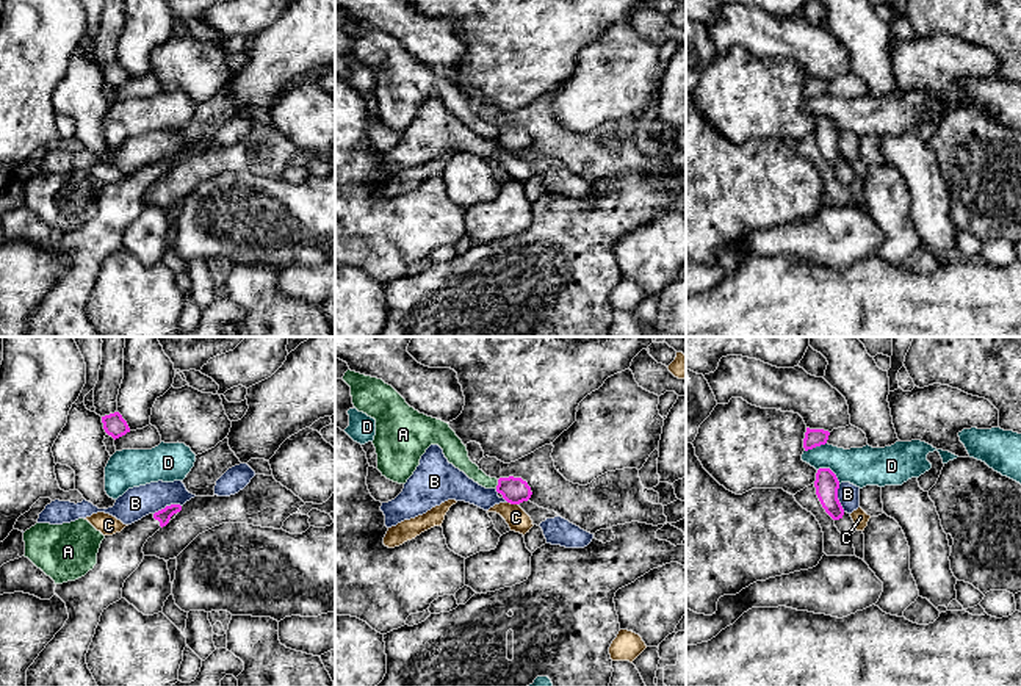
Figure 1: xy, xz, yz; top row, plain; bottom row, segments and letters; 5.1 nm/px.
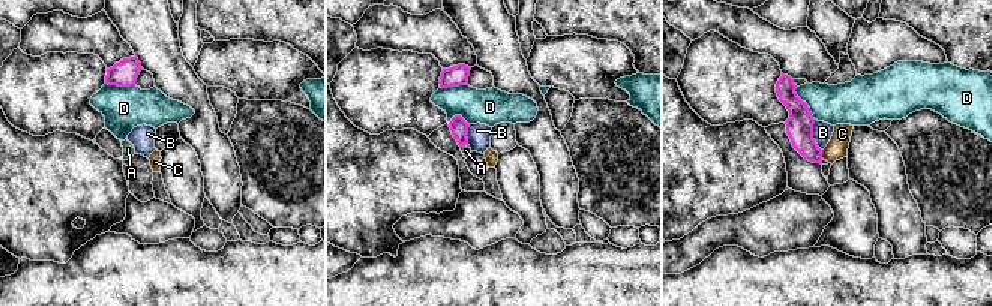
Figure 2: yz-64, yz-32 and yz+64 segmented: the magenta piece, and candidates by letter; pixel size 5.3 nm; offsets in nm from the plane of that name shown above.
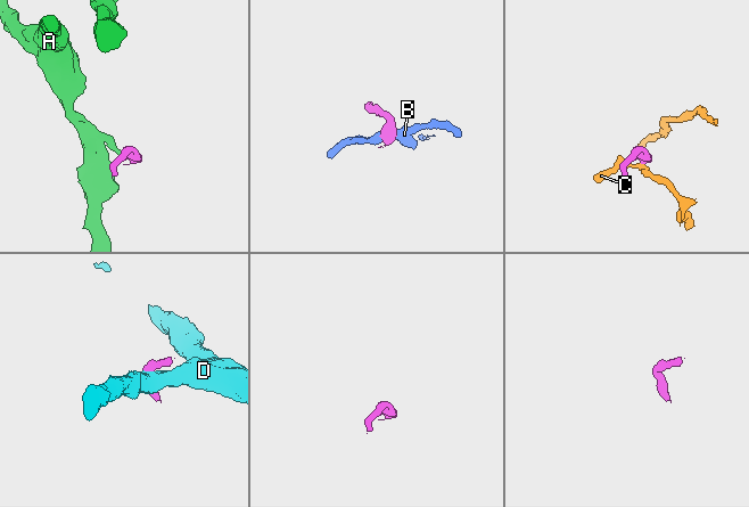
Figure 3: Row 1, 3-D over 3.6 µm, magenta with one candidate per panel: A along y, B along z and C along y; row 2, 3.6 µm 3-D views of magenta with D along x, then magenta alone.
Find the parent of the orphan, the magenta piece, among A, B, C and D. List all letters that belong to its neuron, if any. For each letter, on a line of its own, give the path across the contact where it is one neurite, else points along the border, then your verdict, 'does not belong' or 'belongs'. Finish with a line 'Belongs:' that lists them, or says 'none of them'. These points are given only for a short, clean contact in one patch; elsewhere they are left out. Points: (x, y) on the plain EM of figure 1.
A: along xz (498, 129), (495, 137) | does not belong
B: along xy (180, 154), (166, 154), (154, 163) | does not belong
C: along xz (508, 151), (517, 154) | does not belong
D: along yz (818, 118), (829, 118), (840, 132) | does not belong
Belongs: none of them

